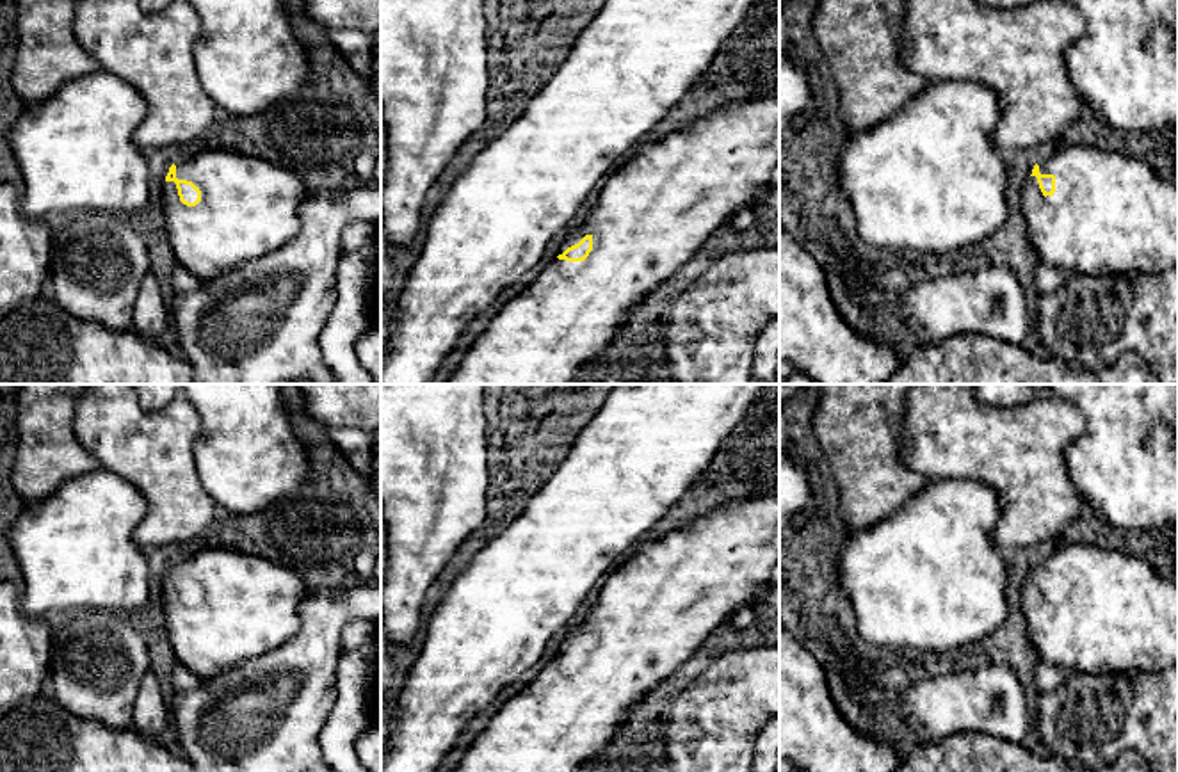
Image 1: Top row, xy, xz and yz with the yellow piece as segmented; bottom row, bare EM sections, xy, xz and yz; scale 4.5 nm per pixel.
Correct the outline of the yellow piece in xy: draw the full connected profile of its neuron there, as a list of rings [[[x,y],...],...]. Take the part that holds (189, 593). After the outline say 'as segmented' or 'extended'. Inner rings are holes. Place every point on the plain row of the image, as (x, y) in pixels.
[[[199,543],[176,559],[165,575],[158,607],[164,612],[176,663],[206,680],[249,658],[256,658],[292,639],[299,626],[299,605],[306,596],[304,580],[290,567],[253,553]]]; extended

